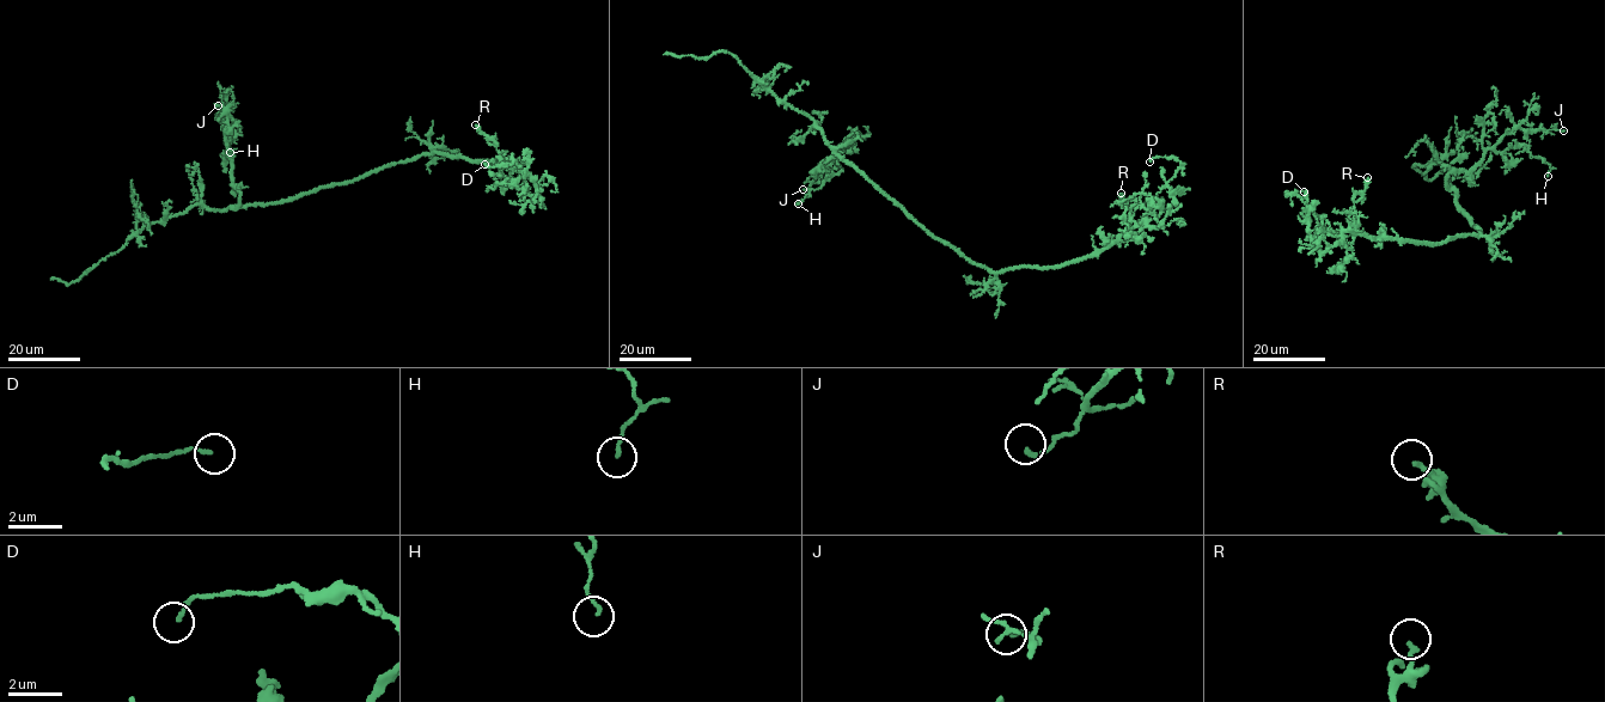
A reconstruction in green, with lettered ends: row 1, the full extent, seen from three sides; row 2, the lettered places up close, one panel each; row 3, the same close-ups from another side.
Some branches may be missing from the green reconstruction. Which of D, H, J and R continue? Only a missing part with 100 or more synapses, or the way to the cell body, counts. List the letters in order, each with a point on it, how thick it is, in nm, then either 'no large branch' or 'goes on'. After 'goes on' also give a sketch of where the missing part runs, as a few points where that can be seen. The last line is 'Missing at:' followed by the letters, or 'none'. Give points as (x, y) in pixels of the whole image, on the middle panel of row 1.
D: place (1149, 162); calibre 110 nm; no large branch
H: place (798, 203); calibre 110 nm; no large branch
J: place (803, 189); calibre 130 nm; no large branch
R: place (1121, 193); calibre 180 nm; no large branch
Missing at: none

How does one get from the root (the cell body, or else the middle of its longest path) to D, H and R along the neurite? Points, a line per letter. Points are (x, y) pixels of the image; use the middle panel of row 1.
D: (953, 249), (998, 273), (1096, 256), (1146, 221), (1158, 227), (1175, 205), (1166, 183), (1184, 164), (1149, 162)
H: (953, 249), (932, 236), (843, 160), (835, 150), (850, 141), (825, 160), (829, 176), (798, 203)
R: (953, 249), (998, 273), (1080, 261), (1136, 225), (1129, 213), (1136, 202), (1123, 200), (1121, 193)

